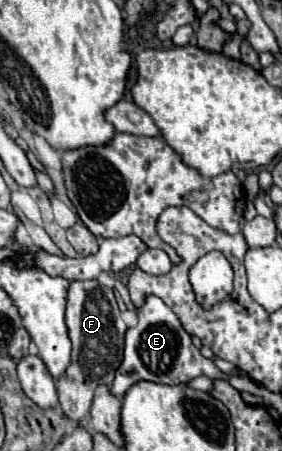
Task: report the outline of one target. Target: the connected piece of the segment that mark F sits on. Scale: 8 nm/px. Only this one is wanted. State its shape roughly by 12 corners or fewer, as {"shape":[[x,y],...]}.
{"shape":[[75,280],[71,366],[59,404],[79,426],[123,360],[127,326],[113,288]]}

